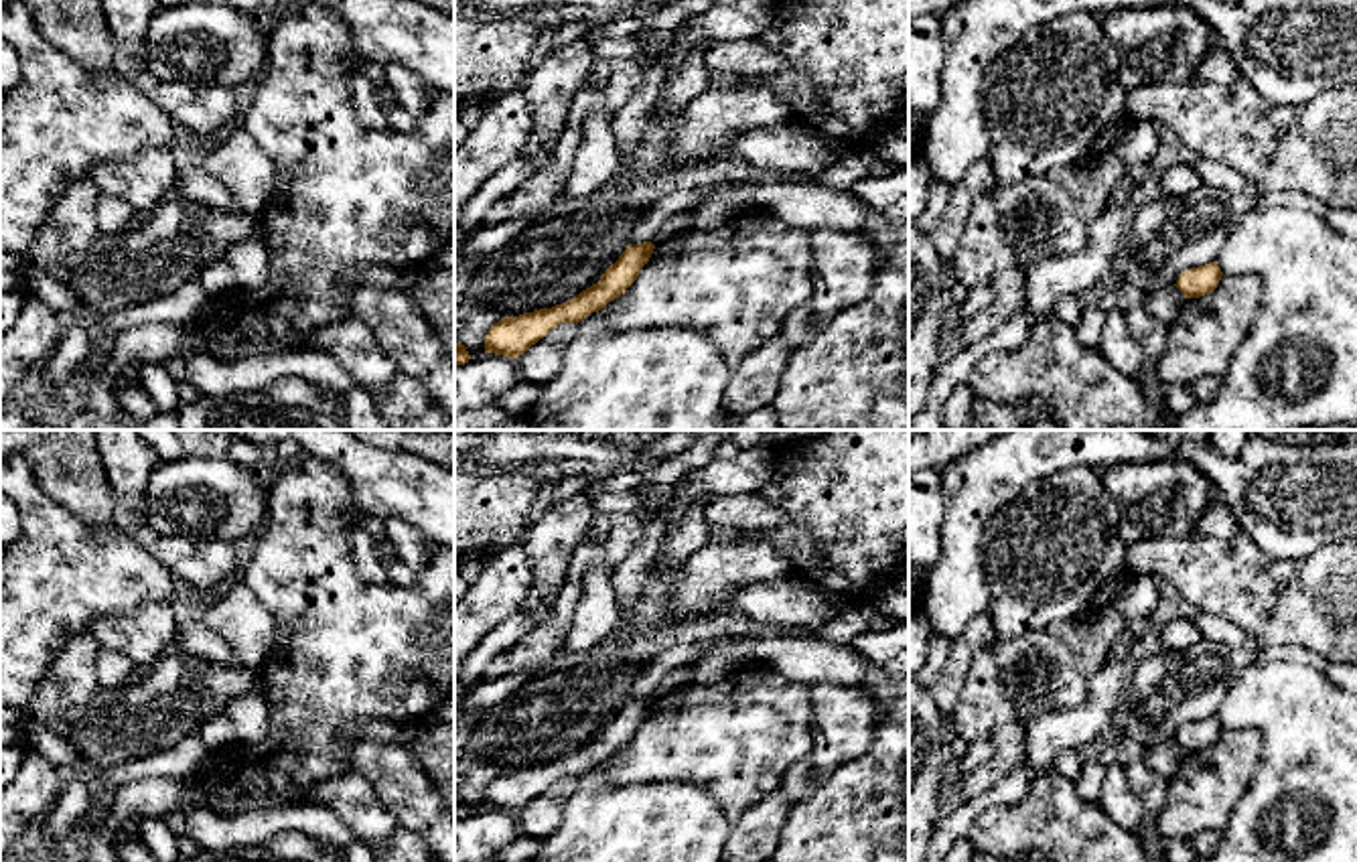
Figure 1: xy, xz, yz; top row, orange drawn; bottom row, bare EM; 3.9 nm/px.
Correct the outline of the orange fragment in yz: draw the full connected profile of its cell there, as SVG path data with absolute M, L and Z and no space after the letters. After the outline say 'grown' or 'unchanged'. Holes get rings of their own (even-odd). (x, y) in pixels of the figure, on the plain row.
M1209 716L1183 726L1174 740L1185 748L1185 752L1199 752L1211 748L1217 742L1221 730L1223 726L1217 716Z; unchanged

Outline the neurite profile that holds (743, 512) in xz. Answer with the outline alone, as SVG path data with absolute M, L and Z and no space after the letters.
M714 495L704 513L710 527L761 531L787 521L763 495Z

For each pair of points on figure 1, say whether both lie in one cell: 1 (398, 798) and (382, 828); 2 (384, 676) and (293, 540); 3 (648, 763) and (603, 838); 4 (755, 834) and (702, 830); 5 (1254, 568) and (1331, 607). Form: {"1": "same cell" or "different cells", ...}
{"1": "different cells", "2": "same cell", "3": "different cells", "4": "different cells", "5": "same cell"}

